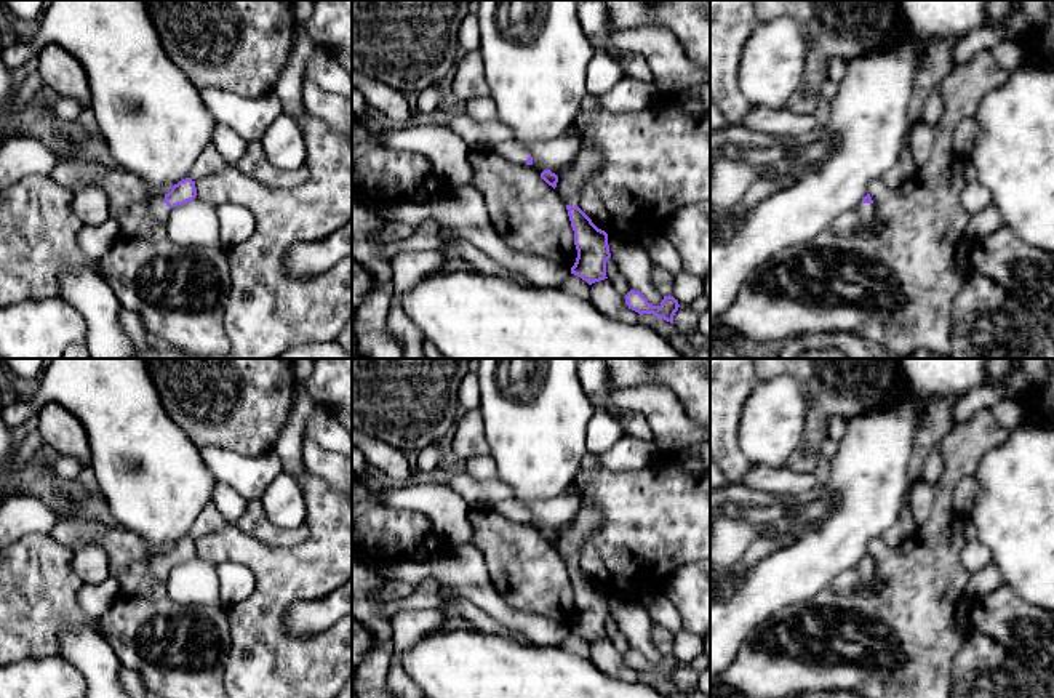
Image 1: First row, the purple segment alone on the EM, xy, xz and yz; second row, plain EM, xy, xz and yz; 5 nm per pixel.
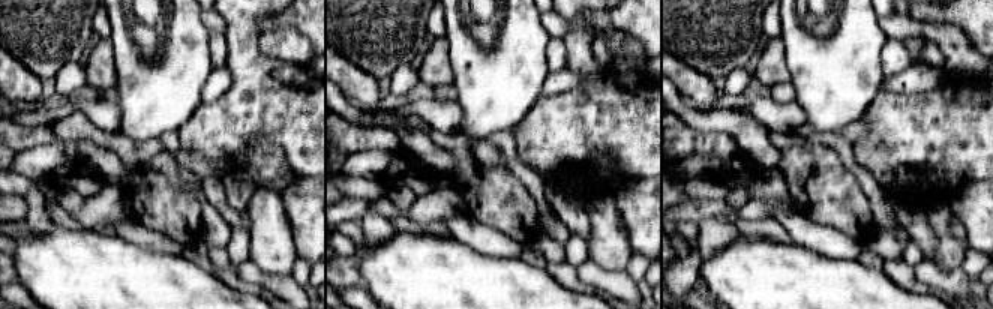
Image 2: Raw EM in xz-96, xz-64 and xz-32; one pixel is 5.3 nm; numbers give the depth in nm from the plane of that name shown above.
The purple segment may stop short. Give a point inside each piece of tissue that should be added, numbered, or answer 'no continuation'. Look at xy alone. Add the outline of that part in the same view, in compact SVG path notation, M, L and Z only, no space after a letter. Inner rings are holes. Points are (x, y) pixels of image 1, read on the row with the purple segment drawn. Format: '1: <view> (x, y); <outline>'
1: xy (159, 210); M157 195L149 200L149 215L160 221L165 223L171 208L165 203L165 195Z

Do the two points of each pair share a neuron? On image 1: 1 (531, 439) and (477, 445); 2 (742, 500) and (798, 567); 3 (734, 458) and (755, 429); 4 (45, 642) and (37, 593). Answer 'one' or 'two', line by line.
1: two
2: one
3: two
4: one

